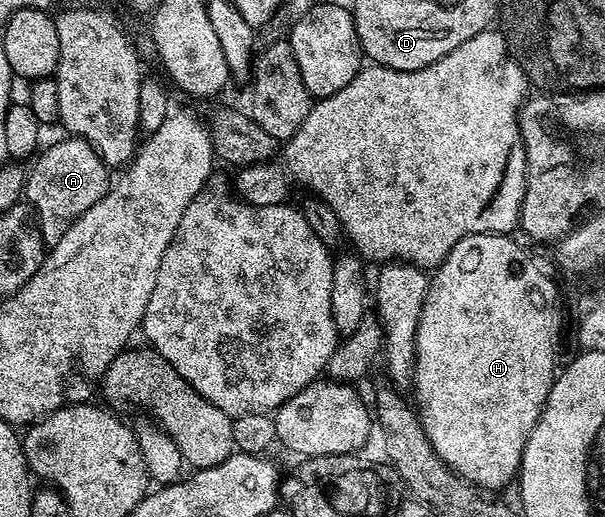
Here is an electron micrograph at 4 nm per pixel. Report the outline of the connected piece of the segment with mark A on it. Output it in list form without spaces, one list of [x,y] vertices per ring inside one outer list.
[[[63,137],[60,143],[53,144],[48,151],[40,150],[31,165],[27,171],[25,199],[28,199],[26,202],[33,212],[34,222],[39,228],[44,244],[53,245],[61,241],[61,237],[65,237],[68,229],[89,208],[106,197],[109,168],[103,158],[95,152],[93,145],[74,137]]]

